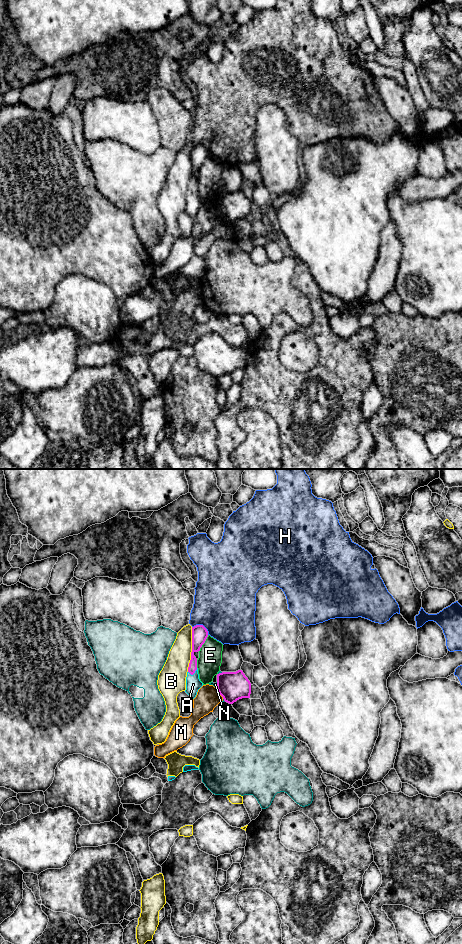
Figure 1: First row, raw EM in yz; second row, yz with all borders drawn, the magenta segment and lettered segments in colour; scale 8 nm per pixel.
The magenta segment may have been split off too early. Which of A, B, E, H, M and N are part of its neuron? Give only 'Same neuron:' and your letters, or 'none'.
Same neuron: A

